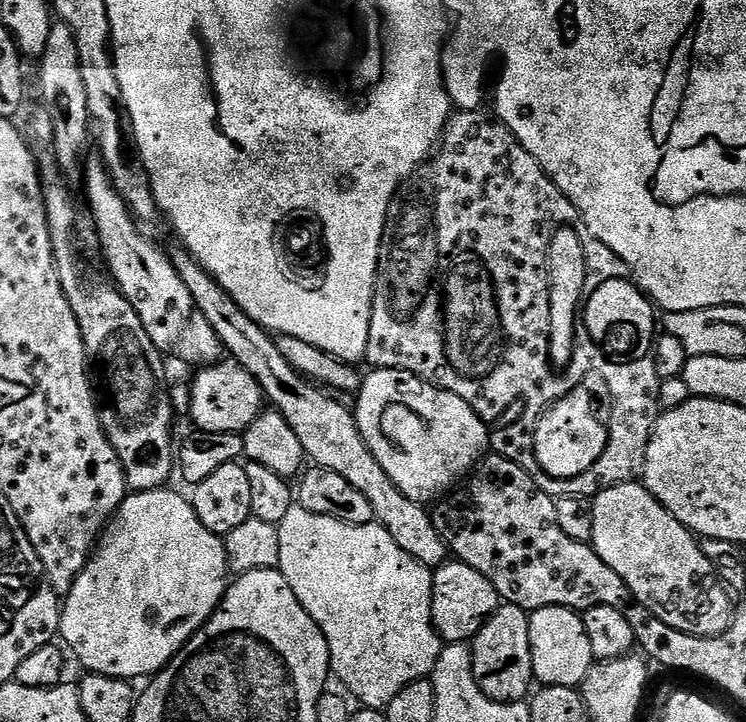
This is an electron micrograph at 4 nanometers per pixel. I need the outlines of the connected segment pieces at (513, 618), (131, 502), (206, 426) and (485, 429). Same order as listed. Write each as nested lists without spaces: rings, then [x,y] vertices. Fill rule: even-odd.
[[[501,603],[486,626],[482,626],[479,634],[470,641],[474,678],[489,700],[502,704],[521,703],[533,691],[528,617],[529,613],[523,612],[518,606]]]
[[[171,487],[155,488],[145,492],[133,491],[125,495],[124,501],[116,511],[115,516],[108,521],[93,553],[88,557],[88,565],[78,574],[74,586],[70,586],[67,596],[63,597],[60,609],[59,639],[63,647],[76,655],[76,660],[88,674],[102,674],[110,678],[118,678],[129,682],[136,682],[139,676],[151,678],[166,667],[180,651],[190,642],[190,638],[199,630],[203,624],[216,612],[216,607],[222,602],[224,593],[228,590],[230,583],[230,569],[228,566],[228,552],[224,549],[224,540],[215,536],[206,526],[202,526],[202,518],[194,510],[191,499],[180,492],[171,492]]]
[[[224,358],[211,366],[201,367],[197,372],[200,373],[190,381],[190,415],[192,414],[192,420],[199,431],[242,434],[260,419],[266,404],[264,391],[241,364],[231,358]]]
[[[378,368],[369,373],[363,379],[360,391],[355,393],[354,411],[358,430],[366,446],[370,446],[370,454],[378,458],[382,470],[390,474],[390,482],[394,482],[394,486],[398,486],[406,498],[425,506],[439,501],[445,494],[451,493],[489,451],[489,425],[465,400],[458,398],[458,394],[450,394],[445,388],[438,388],[413,372]]]

